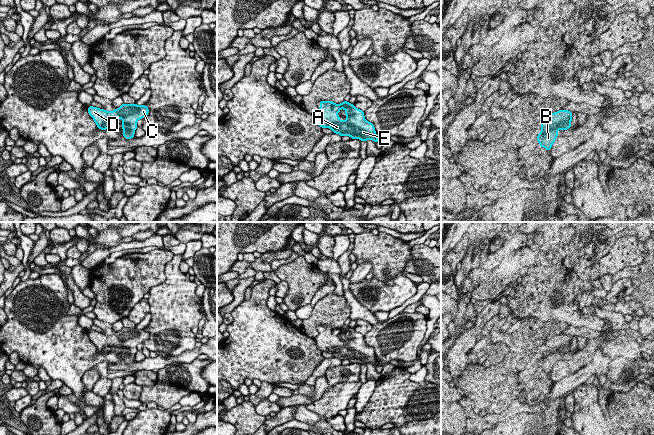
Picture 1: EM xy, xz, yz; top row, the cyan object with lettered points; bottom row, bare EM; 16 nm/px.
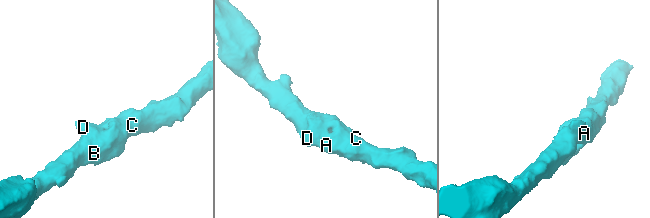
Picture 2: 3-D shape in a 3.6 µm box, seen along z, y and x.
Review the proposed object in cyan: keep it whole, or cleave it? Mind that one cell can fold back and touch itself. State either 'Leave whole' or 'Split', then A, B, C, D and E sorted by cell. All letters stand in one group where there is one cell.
Leave whole. Groups: A B C D E

